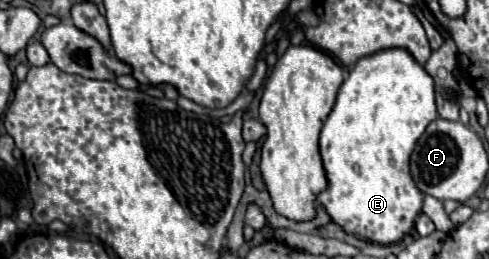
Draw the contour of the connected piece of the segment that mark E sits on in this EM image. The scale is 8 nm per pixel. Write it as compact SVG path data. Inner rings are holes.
M382 49L372 55L362 57L354 69L344 79L334 109L324 121L320 133L320 153L324 161L324 169L328 175L330 187L318 195L318 201L330 213L332 221L344 227L348 233L356 233L362 239L372 243L396 243L406 233L412 231L414 219L422 209L420 191L410 177L410 153L426 131L426 127L438 117L434 103L434 79L428 71L412 57L406 49Z

